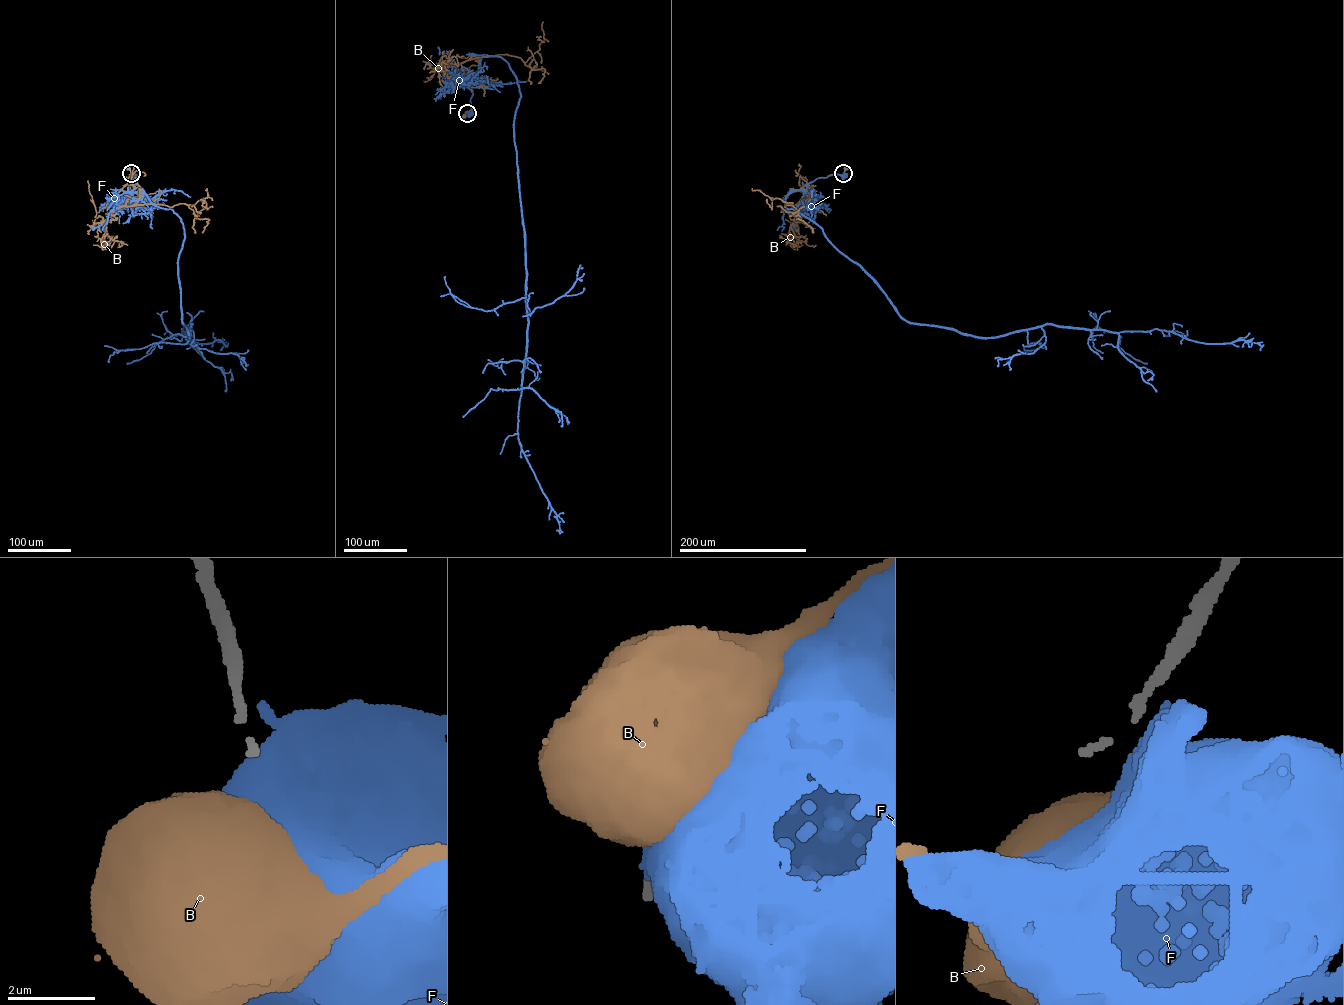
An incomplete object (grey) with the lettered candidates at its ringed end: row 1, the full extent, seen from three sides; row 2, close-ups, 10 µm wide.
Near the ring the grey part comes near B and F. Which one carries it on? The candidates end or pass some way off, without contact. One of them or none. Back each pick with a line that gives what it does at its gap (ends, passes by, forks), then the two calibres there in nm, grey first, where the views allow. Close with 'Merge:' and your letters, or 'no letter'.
Merge: no letter

